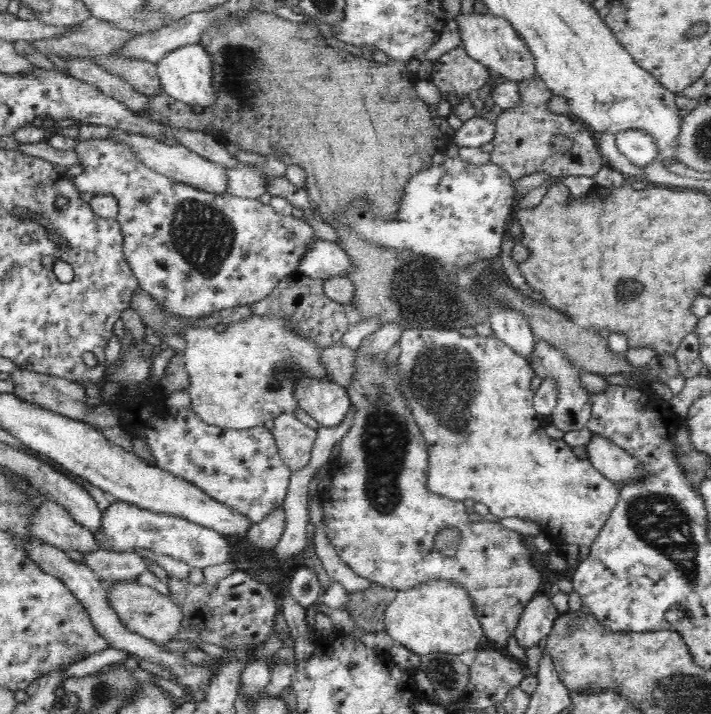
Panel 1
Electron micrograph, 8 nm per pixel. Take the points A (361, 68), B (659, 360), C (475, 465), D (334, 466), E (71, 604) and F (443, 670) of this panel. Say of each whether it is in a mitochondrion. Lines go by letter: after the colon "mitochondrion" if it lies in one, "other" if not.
A: other
B: other
C: mitochondrion
D: other
E: other
F: mitochondrion

